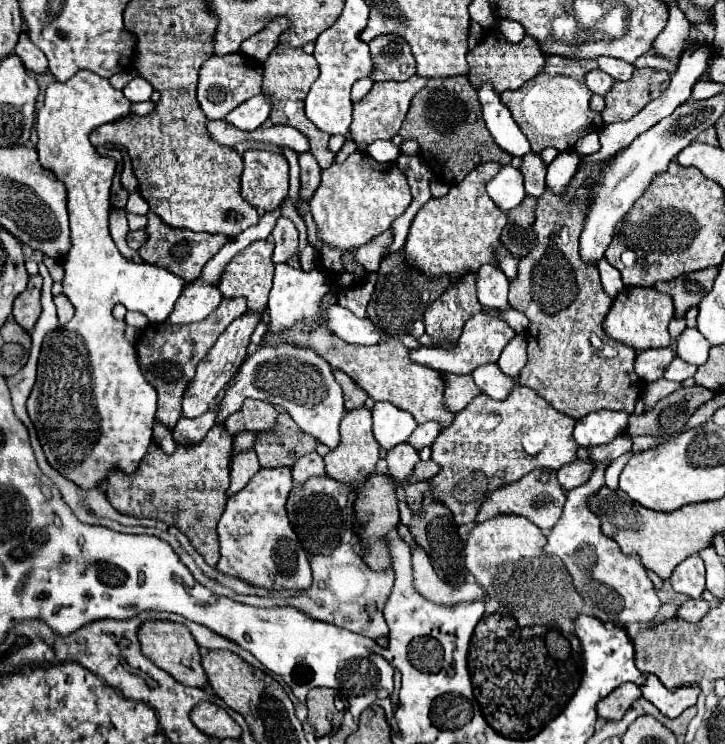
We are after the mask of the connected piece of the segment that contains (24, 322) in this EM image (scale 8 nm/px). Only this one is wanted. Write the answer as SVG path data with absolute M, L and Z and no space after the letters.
M34 275L28 281L28 287L24 293L20 293L14 301L14 319L16 323L24 329L24 331L32 331L32 327L36 325L36 319L40 317L42 305L40 305L40 293L42 293L42 277Z

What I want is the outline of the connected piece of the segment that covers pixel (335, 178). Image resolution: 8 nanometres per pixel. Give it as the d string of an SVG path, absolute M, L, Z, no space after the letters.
M356 151L344 163L332 163L328 169L322 169L322 181L310 199L310 213L322 243L350 251L388 231L392 221L400 217L410 203L408 181L396 163L378 163L368 153Z

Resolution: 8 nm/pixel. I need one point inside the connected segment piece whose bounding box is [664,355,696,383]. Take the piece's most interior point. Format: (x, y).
(677, 370)

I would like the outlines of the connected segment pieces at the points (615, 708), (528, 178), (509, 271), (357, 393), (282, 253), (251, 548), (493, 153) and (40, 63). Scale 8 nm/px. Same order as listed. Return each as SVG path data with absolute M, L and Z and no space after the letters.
M624 683L598 703L598 717L606 721L620 721L640 697L640 689L634 683Z
M528 153L522 157L522 175L524 175L524 187L526 193L532 197L540 197L546 189L544 177L546 177L546 165L536 153Z
M500 245L500 249L496 249L502 257L498 257L500 259L500 269L504 271L504 275L512 281L516 275L518 275L518 261L506 251L506 247L504 245Z
M334 371L334 375L336 375L336 381L340 383L340 387L344 391L344 405L346 405L346 409L352 411L352 409L364 407L364 401L368 399L368 395L346 373Z
M280 217L272 231L272 237L274 237L274 263L286 263L296 253L298 247L296 225L290 219Z
M288 467L260 469L242 491L228 499L226 511L216 529L220 541L220 561L216 563L216 569L220 573L270 591L306 591L312 585L308 557L284 509L290 489L292 475Z
M468 77L428 79L428 85L414 95L410 111L400 127L400 135L404 141L418 141L420 155L432 167L434 177L448 185L460 183L482 163L496 161L500 165L508 165L512 161L512 157L494 143L490 131L484 127L480 101L476 99L476 89L470 85Z
M26 33L20 35L20 41L16 45L16 55L22 59L24 67L32 73L48 73L48 61L46 55L28 39Z

